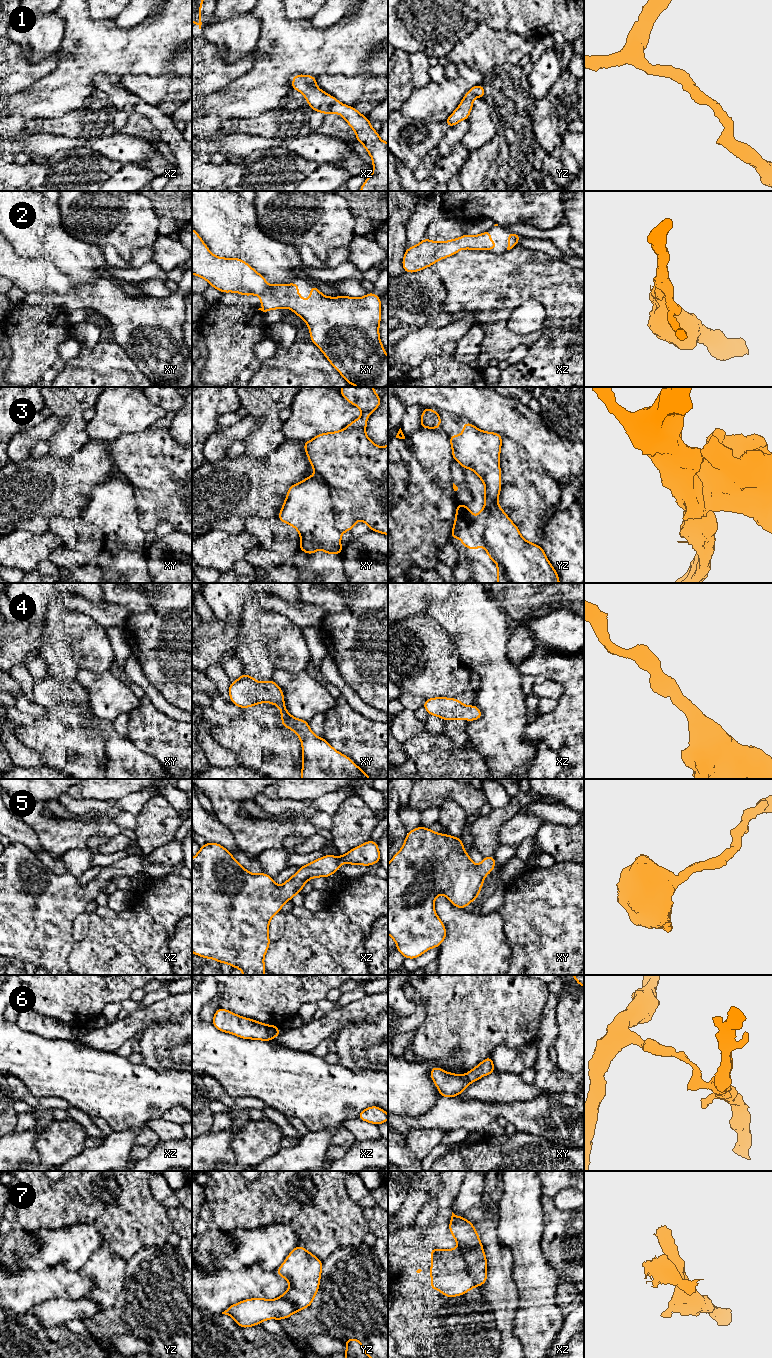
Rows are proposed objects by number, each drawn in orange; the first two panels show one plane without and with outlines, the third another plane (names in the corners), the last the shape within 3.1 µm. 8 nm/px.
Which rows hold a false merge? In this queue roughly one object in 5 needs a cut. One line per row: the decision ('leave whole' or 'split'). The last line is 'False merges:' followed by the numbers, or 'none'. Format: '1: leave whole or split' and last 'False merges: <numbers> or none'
1: leave whole
2: leave whole
3: split
4: leave whole
5: leave whole
6: split
7: split
False merges: 3, 6, 7

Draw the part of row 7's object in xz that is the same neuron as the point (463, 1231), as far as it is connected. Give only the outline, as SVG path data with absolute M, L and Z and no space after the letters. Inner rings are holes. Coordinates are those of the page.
M452 1212L449 1231L458 1244L458 1249L462 1253L469 1274L475 1279L476 1286L485 1284L487 1259L474 1225Z

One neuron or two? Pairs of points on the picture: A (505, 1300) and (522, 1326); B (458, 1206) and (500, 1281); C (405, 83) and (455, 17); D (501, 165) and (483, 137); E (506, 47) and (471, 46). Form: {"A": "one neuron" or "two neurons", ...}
{"A": "two neurons", "B": "one neuron", "C": "two neurons", "D": "two neurons", "E": "one neuron"}

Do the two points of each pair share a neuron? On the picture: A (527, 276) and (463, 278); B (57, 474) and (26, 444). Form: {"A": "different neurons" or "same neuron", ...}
{"A": "same neuron", "B": "different neurons"}

